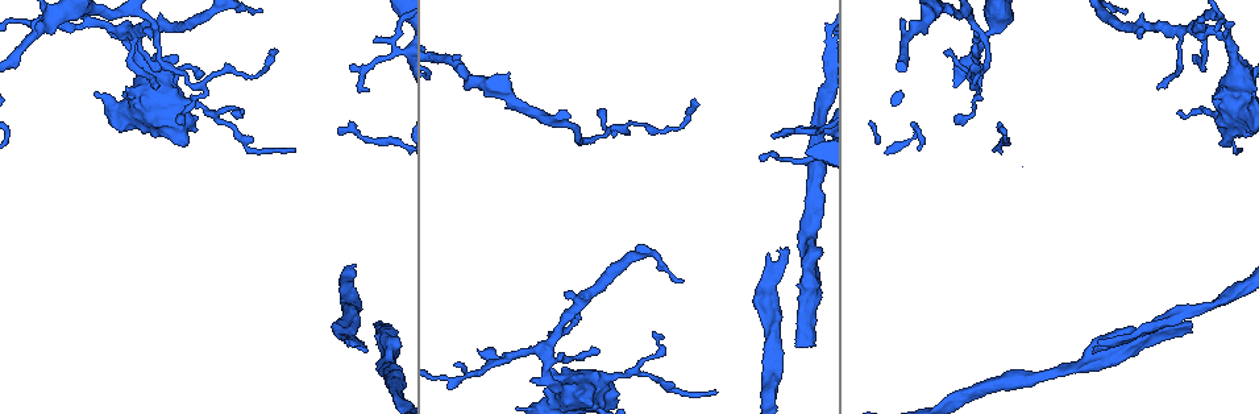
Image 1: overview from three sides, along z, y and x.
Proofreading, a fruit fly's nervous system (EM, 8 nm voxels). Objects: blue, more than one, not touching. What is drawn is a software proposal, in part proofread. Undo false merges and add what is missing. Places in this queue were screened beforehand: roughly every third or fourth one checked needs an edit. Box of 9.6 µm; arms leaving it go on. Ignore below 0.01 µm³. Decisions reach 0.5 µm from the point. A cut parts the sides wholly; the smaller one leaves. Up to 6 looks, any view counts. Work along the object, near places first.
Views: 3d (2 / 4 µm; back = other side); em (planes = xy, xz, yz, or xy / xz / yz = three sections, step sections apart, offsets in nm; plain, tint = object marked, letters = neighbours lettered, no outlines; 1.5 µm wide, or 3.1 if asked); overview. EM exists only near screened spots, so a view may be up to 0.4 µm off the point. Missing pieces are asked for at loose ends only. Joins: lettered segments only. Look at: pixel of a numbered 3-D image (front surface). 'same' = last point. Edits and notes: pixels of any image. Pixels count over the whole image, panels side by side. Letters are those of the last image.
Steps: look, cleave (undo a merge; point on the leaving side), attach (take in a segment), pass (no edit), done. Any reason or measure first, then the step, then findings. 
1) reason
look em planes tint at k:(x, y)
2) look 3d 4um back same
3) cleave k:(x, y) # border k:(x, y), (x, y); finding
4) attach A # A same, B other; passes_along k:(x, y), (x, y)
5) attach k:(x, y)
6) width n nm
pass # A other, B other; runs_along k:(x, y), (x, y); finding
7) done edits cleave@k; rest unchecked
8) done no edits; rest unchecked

branch stops here
look em xz step 8 letters at 1:(293, 151)

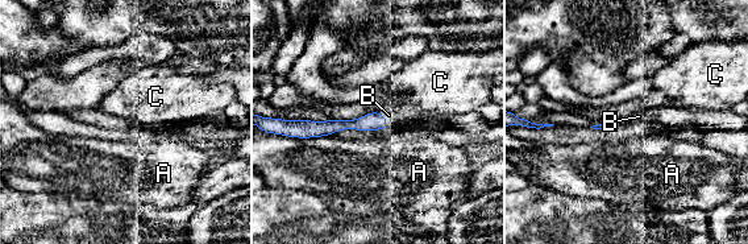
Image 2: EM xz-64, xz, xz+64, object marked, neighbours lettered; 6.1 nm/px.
attach B # A other, B same, C other; it goes on there

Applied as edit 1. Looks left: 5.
look overview

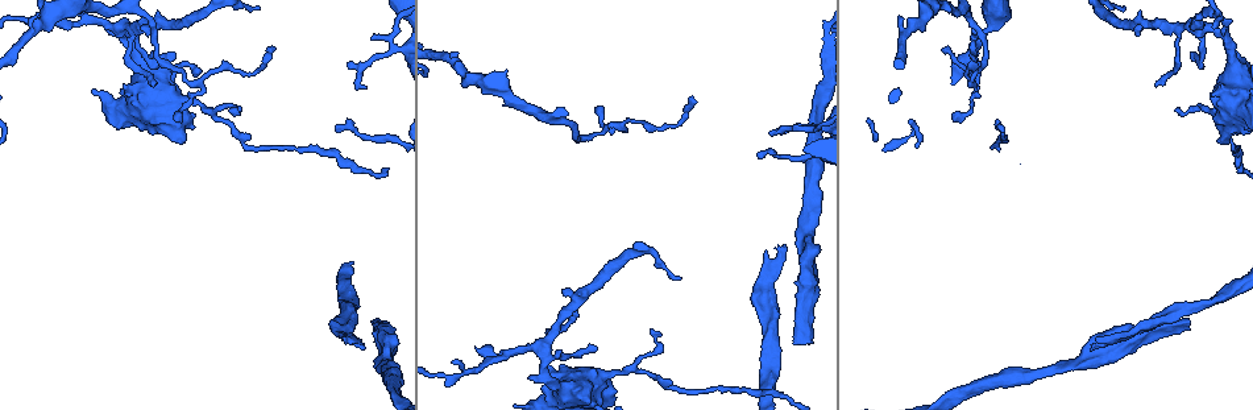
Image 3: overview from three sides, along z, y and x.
an open end
look em xz step 4 letters at 3:(809, 344)

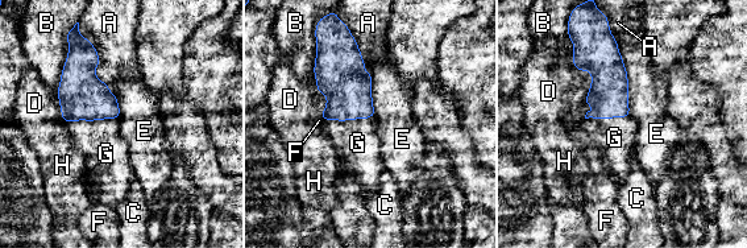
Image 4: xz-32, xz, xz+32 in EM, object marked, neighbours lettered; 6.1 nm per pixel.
attach G # A other, B other, C other, D other, E other, F other, G same, H other; passes_along 4:(82, 95), (91, 120), (106, 153); it goes on there

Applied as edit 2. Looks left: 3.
done edits attach@2, attach@4; rest unchecked

